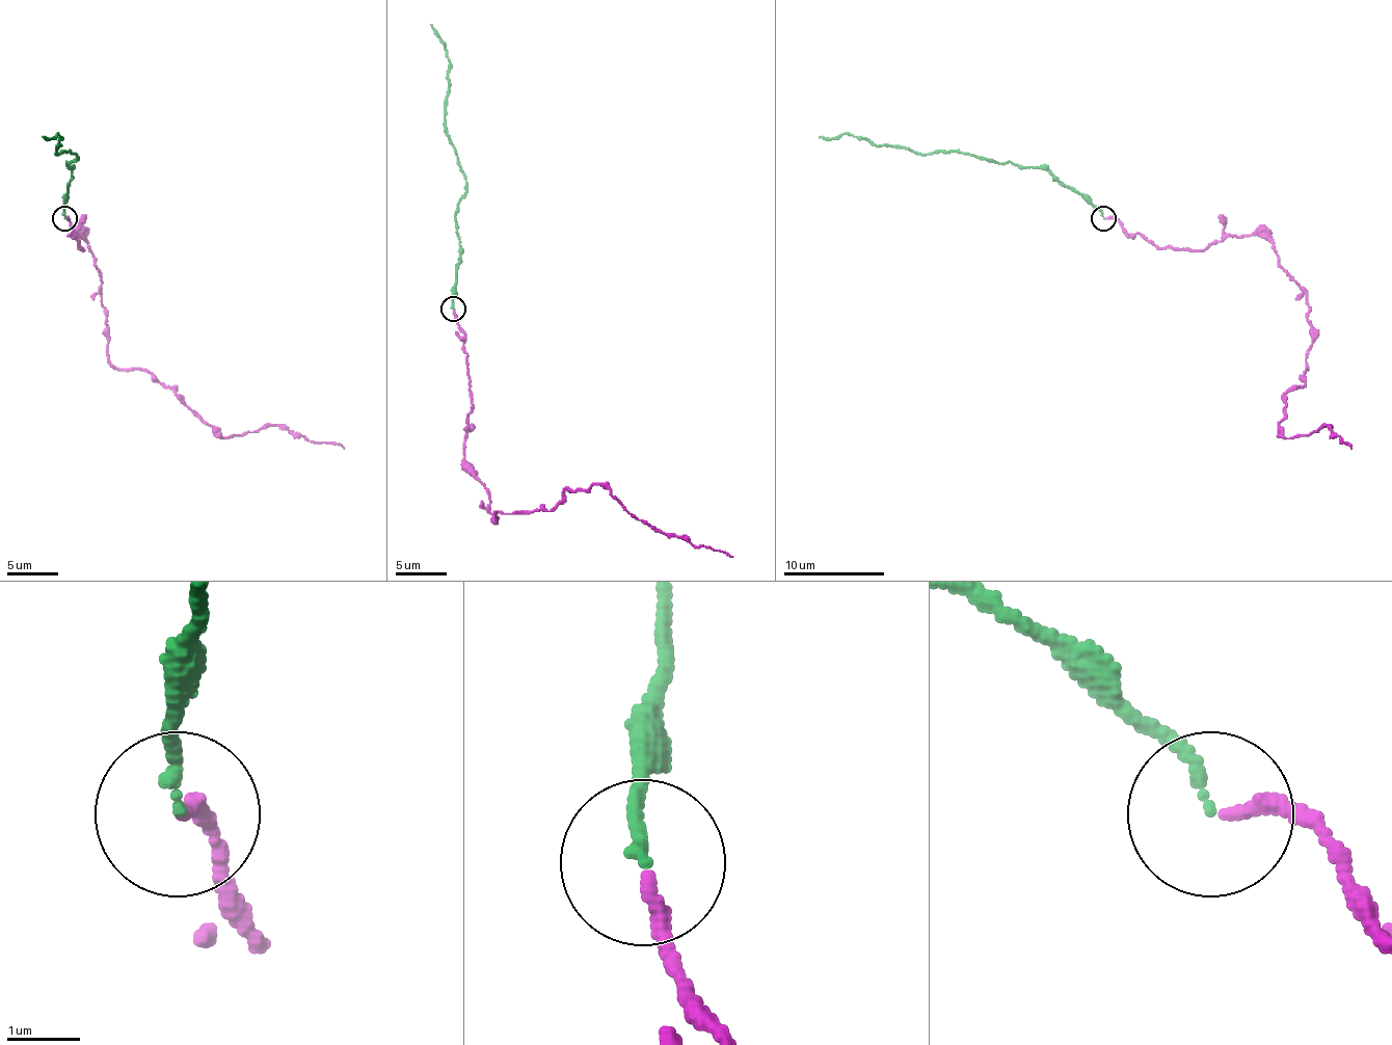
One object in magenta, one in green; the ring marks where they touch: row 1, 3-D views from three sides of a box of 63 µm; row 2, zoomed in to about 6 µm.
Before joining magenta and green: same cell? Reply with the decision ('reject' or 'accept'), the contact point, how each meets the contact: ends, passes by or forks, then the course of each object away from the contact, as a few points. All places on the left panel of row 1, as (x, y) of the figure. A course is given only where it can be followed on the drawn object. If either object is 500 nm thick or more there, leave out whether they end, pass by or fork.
accept; place (64, 218); magenta ends; green ends; course magenta (63, 219), (97, 269), (109, 360), (117, 368), (150, 371), (223, 438), (286, 426), (344, 449); course green (63, 219), (72, 168), (67, 161), (77, 156), (56, 154), (61, 138), (56, 133), (42, 136)

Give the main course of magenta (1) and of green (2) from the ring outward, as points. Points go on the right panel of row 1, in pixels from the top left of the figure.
1: (1105, 219), (1176, 249), (1262, 234), (1305, 292), (1312, 345), (1280, 431), (1328, 426), (1350, 449)
2: (1103, 219), (1045, 168), (996, 163), (961, 151), (913, 154), (840, 133), (820, 136)

